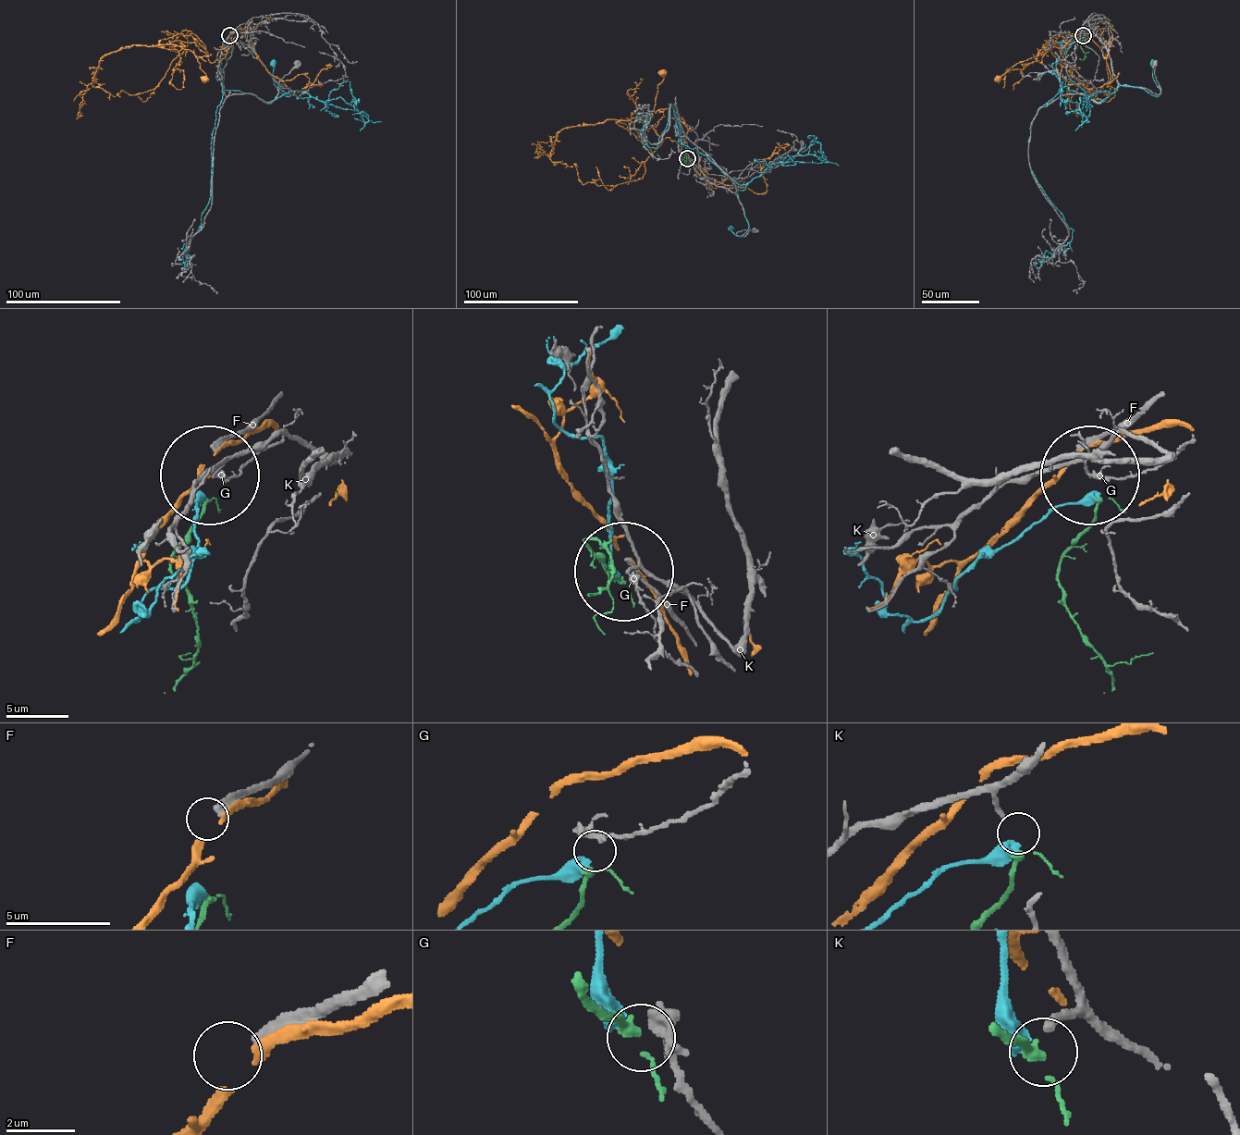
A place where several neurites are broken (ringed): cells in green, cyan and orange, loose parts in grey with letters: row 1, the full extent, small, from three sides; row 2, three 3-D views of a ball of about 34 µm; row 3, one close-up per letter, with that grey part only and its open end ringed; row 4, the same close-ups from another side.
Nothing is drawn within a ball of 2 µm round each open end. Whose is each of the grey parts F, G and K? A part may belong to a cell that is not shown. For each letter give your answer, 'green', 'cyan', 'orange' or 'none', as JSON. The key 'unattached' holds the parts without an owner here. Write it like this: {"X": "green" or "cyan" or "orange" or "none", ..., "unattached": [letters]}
{"F": "none", "G": "cyan", "K": "green", "unattached": ["F"]}

